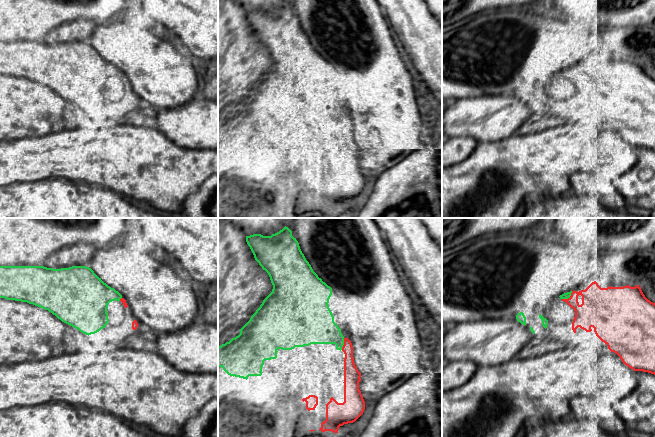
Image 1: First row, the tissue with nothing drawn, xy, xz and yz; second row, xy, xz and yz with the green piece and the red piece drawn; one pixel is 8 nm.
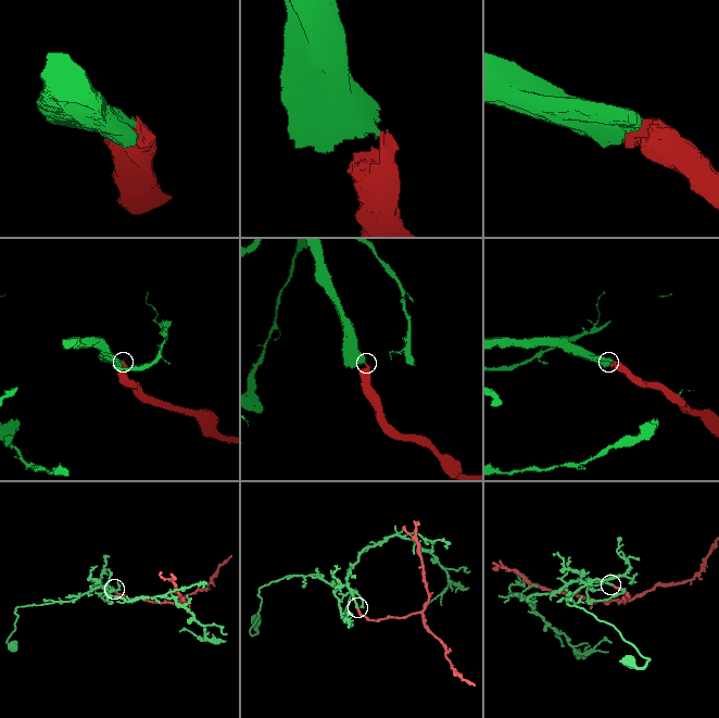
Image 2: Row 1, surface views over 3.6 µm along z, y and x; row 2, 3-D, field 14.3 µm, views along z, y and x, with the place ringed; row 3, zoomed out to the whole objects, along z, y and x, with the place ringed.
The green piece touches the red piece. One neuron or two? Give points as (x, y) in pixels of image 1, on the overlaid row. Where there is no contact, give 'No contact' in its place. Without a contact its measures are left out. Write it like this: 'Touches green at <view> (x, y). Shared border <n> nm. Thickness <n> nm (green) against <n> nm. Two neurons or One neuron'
Touches green at yz (568, 297). Shared border 110 nm. Thickness 50 nm (green) against 280 nm. One neuron

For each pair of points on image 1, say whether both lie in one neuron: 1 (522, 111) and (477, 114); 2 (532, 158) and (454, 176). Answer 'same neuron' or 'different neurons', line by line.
1: same neuron
2: same neuron

